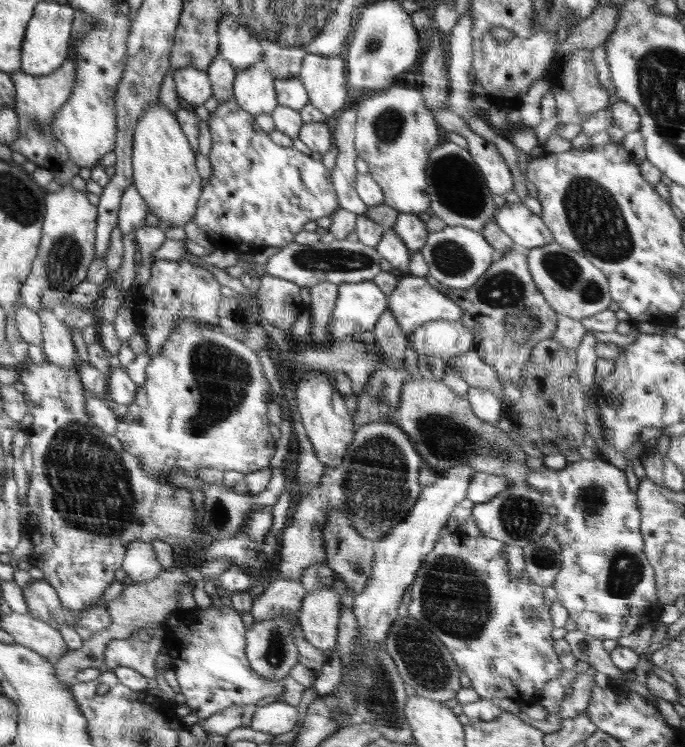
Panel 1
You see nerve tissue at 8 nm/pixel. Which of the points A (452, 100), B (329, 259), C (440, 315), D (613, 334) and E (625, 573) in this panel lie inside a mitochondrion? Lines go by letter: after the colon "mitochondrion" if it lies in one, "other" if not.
A: other
B: mitochondrion
C: other
D: other
E: mitochondrion

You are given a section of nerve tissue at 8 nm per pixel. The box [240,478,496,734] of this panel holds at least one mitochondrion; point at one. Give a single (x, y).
(453, 599)

